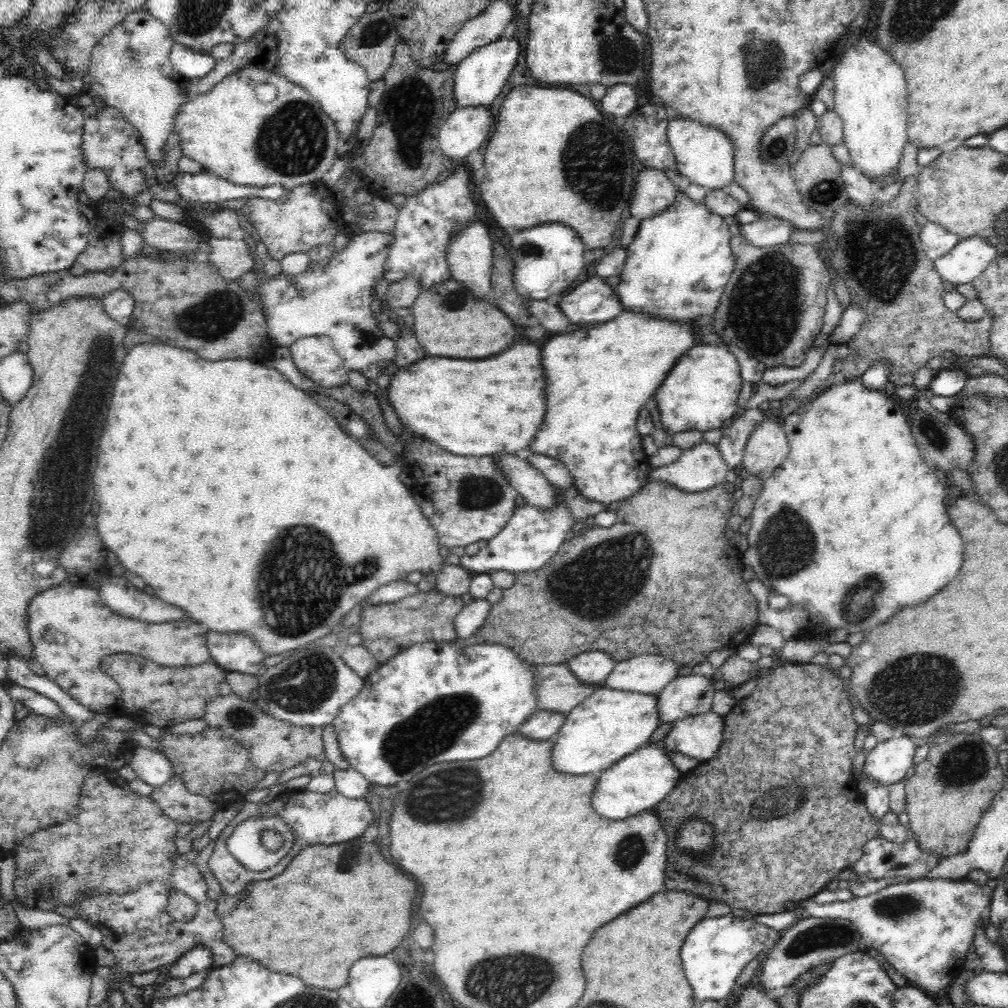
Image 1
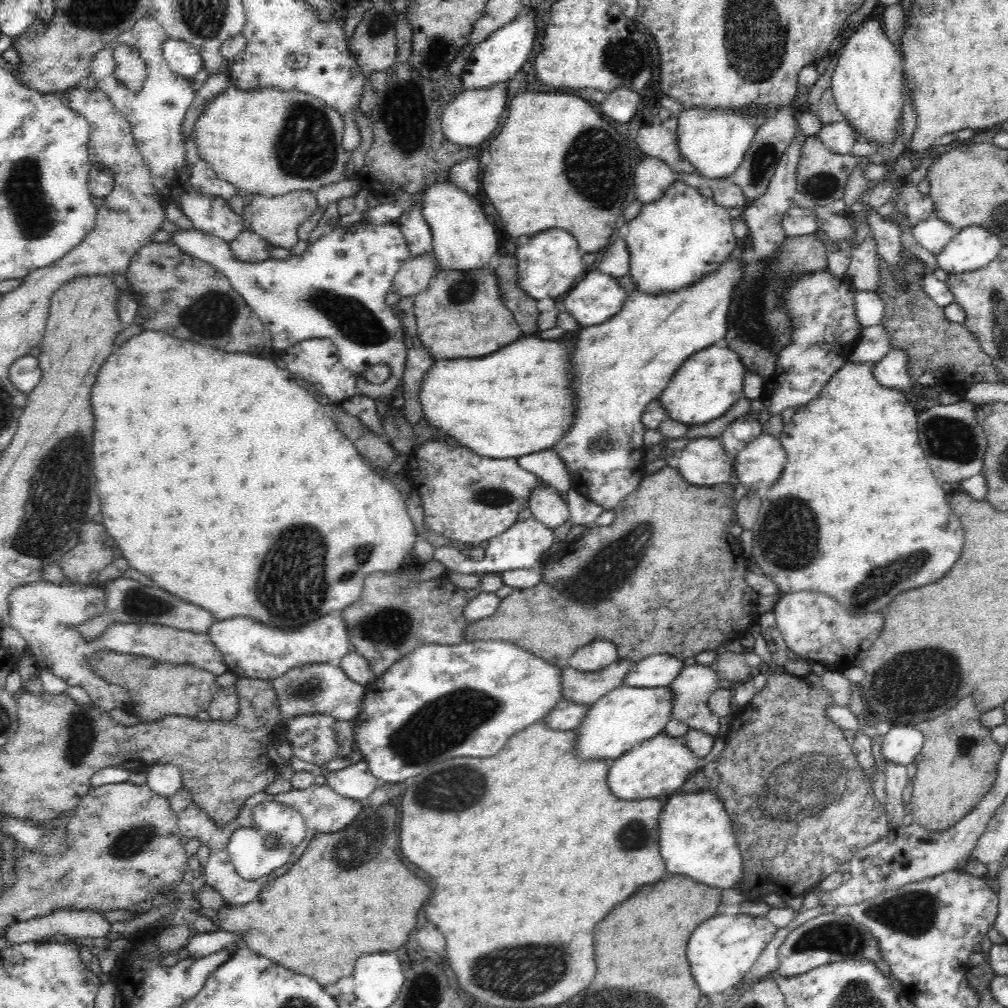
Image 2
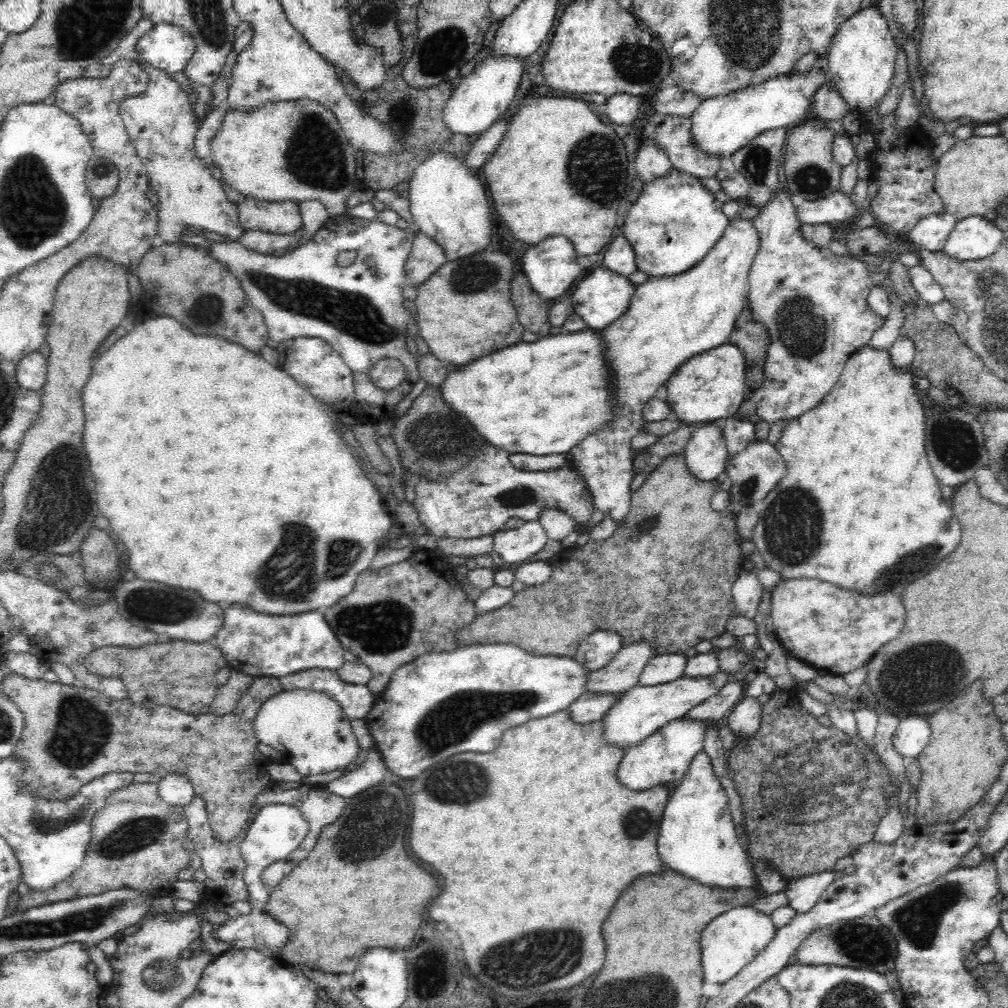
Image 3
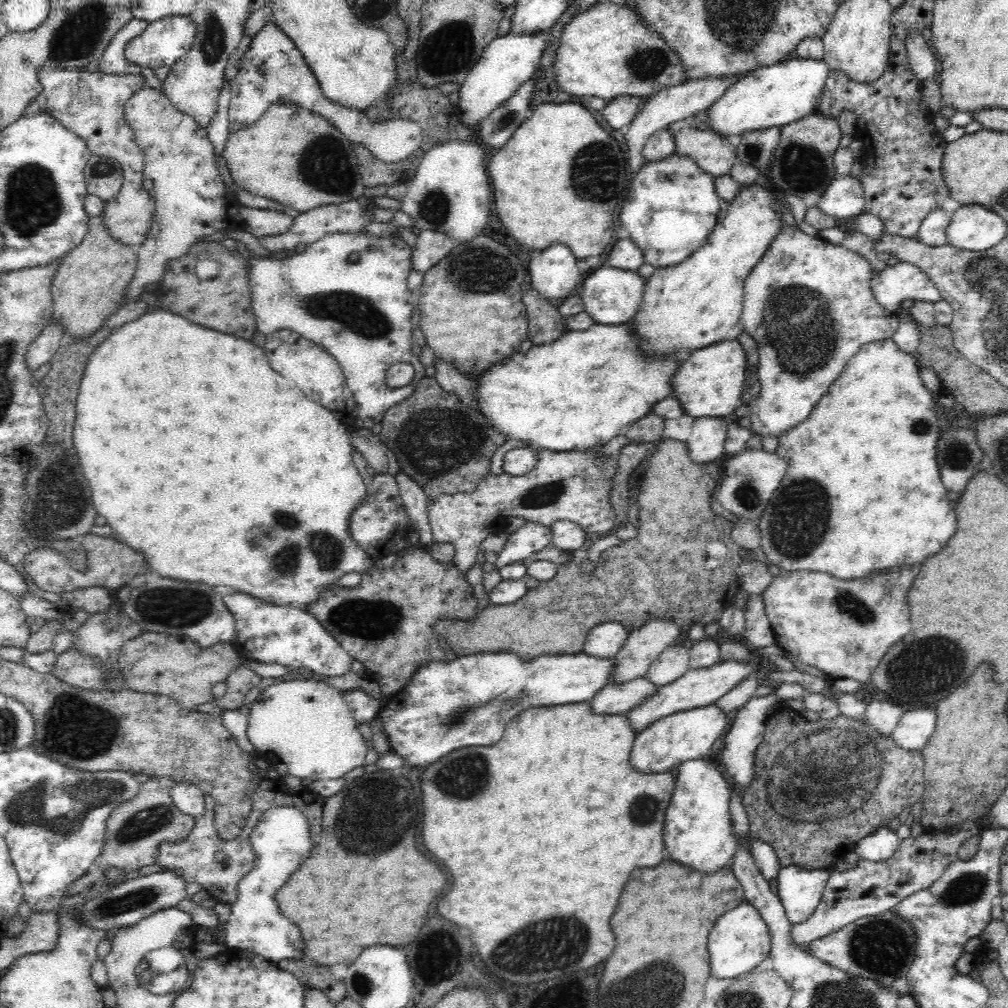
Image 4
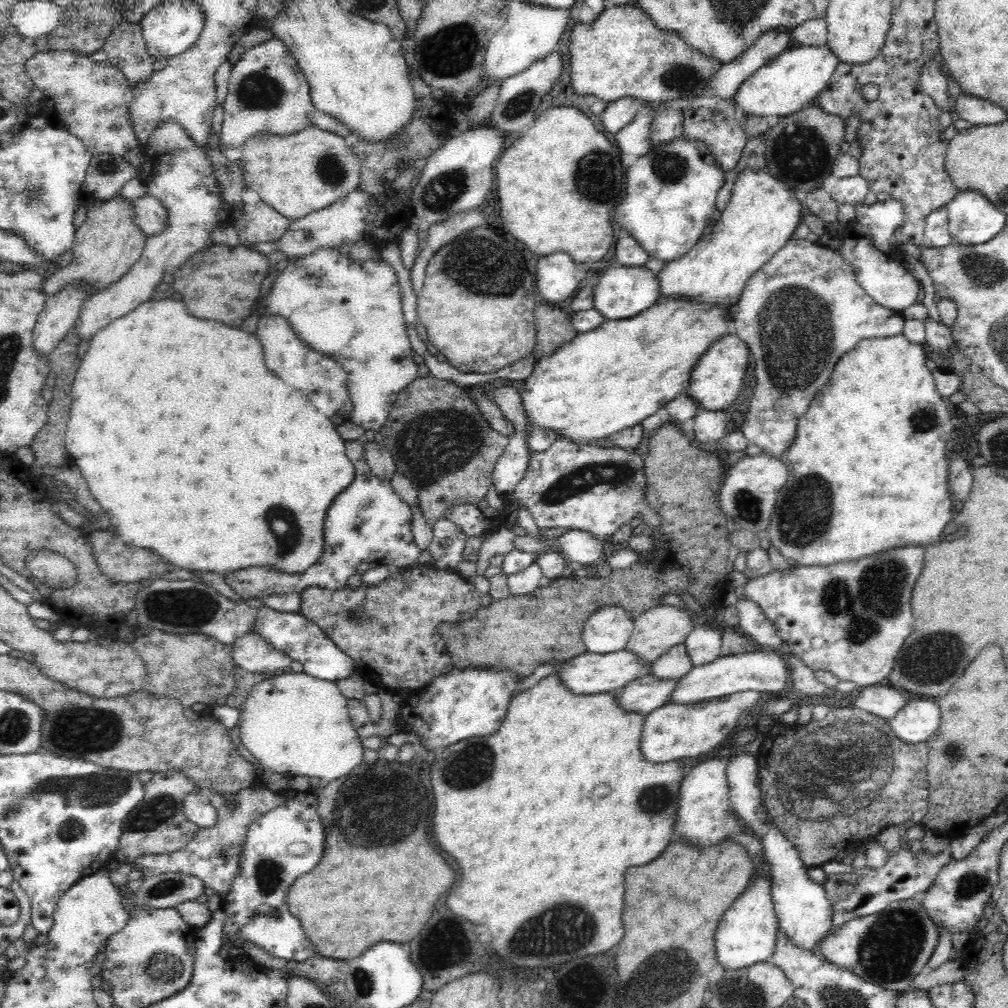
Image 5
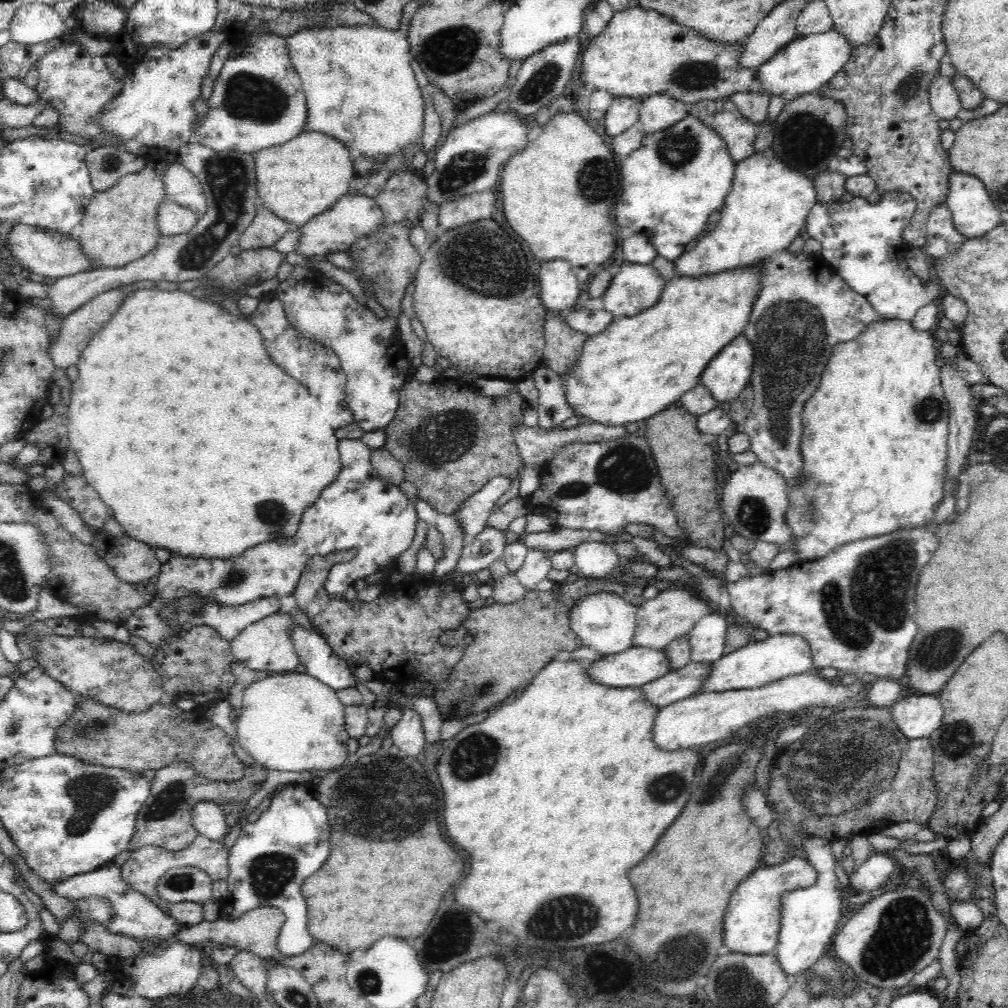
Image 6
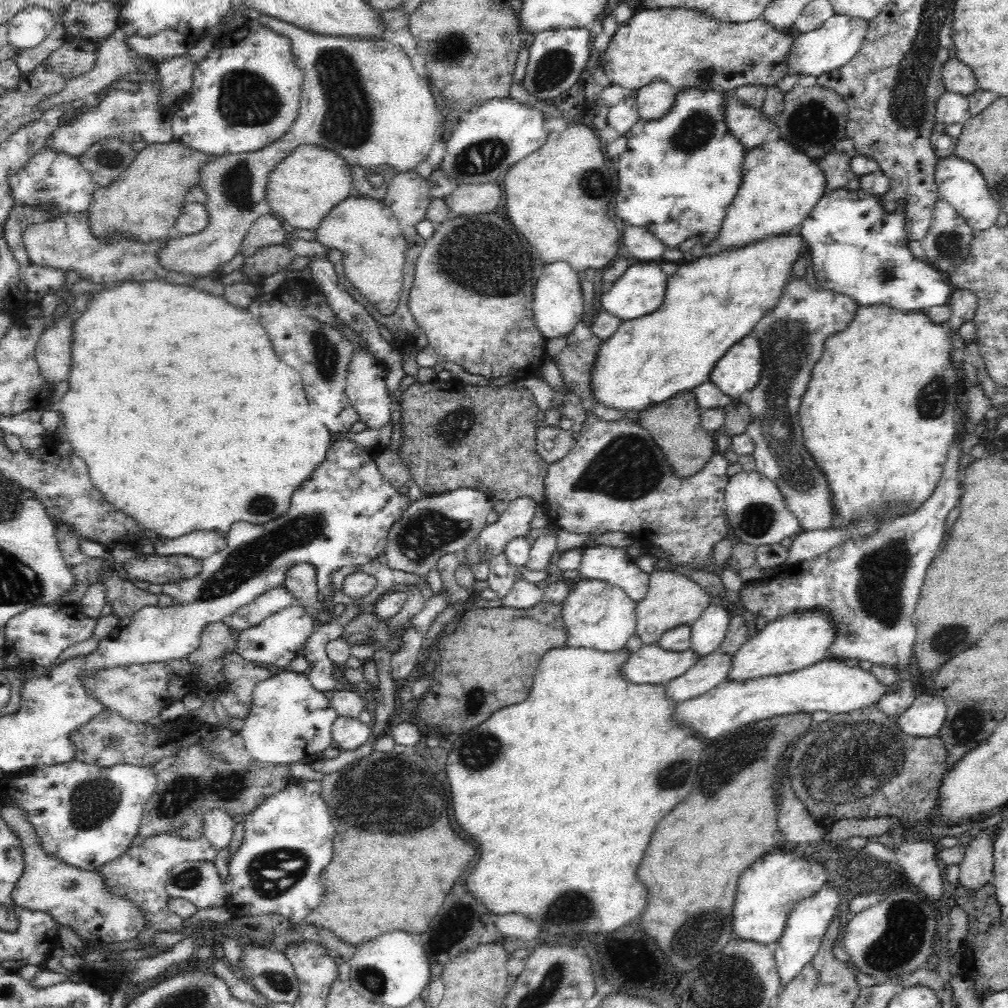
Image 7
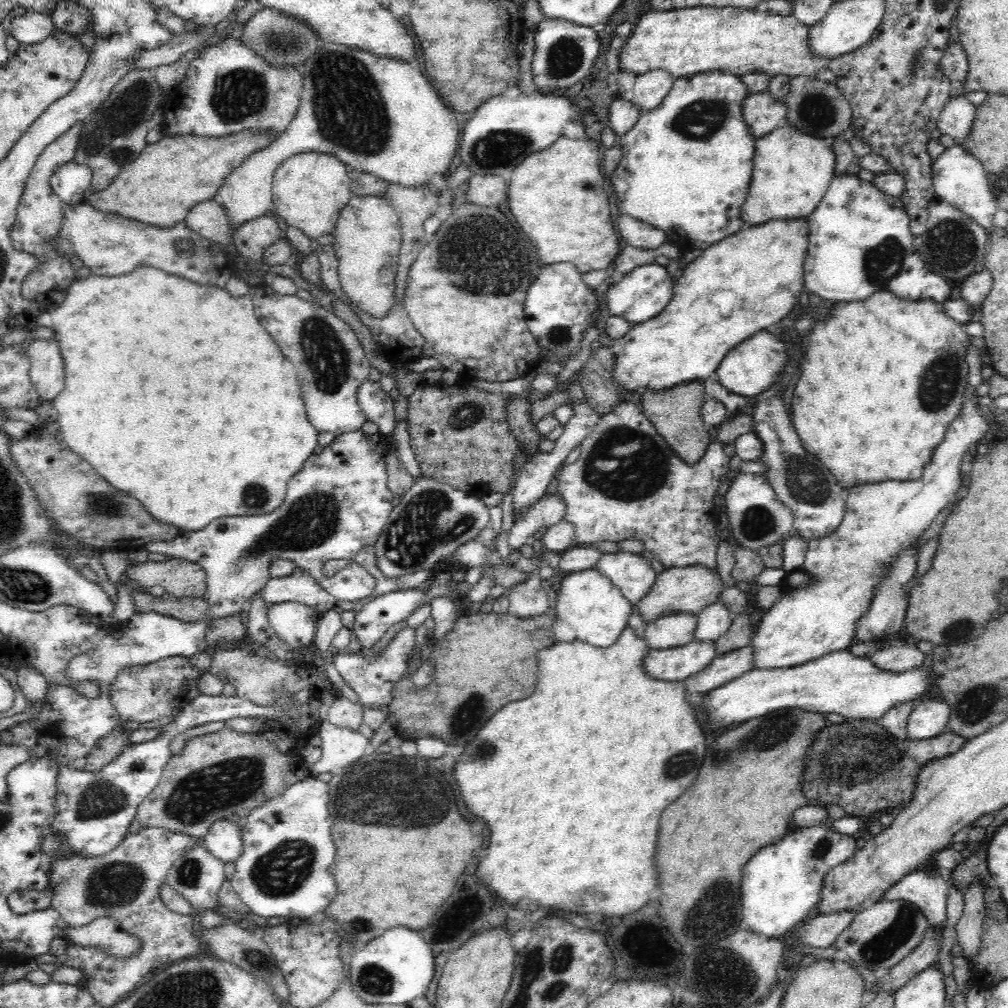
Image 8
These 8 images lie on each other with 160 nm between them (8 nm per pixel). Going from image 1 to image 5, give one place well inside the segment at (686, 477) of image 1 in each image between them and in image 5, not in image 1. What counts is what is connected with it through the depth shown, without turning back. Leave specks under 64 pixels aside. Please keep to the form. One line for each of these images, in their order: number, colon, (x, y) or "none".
2: (704, 462)
3: (706, 454)
4: (705, 443)
5: (707, 427)

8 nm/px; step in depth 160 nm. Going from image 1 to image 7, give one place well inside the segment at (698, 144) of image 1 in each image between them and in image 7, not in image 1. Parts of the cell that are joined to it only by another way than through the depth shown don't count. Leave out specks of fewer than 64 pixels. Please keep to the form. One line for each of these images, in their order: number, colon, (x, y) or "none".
2: (714, 141)
3: (720, 125)
4: (782, 93)
5: (792, 80)
6: (803, 65)
7: (836, 40)

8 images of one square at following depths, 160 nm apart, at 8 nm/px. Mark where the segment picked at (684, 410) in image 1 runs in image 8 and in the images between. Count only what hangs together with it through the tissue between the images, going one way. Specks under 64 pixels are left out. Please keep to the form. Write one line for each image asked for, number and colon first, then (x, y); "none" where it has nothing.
2: (707, 385)
3: (710, 386)
4: (709, 382)
5: (719, 375)
6: (725, 376)
7: (738, 371)
8: (749, 369)

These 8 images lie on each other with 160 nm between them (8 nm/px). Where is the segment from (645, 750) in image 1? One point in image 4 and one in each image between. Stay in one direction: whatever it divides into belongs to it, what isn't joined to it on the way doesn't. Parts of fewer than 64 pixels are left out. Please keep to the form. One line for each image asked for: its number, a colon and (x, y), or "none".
2: (659, 766)
3: (665, 755)
4: (685, 736)

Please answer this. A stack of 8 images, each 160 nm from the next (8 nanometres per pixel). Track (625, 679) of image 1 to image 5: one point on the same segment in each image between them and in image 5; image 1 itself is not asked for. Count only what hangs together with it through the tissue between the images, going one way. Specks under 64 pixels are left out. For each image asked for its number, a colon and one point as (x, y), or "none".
2: (656, 670)
3: (664, 668)
4: (673, 662)
5: (675, 662)

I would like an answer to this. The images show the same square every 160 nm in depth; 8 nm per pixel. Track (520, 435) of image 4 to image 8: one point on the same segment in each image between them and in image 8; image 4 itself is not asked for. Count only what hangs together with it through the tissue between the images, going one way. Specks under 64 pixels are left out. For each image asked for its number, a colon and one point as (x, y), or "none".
5: (611, 378)
6: (631, 371)
7: (648, 360)
8: (748, 282)

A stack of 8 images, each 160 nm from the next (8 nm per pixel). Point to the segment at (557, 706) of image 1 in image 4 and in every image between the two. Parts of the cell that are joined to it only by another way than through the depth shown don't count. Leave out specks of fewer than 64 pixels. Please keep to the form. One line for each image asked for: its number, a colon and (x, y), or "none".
2: (586, 688)
3: (623, 672)
4: (642, 647)

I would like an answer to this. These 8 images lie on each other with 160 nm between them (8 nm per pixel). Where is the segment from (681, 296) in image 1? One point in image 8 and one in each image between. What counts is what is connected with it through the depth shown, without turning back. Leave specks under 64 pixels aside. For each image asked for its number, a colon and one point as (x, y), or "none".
2: (676, 242)
3: (676, 221)
4: (672, 208)
5: (672, 189)
6: (677, 177)
7: (679, 174)
8: (687, 165)

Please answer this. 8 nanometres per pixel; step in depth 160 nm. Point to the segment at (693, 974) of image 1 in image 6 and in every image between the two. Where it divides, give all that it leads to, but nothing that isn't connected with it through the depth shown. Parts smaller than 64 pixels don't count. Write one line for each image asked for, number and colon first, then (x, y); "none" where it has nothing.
2: (722, 950)
3: (731, 941)
4: (740, 941)
5: (747, 934)
6: (753, 921)

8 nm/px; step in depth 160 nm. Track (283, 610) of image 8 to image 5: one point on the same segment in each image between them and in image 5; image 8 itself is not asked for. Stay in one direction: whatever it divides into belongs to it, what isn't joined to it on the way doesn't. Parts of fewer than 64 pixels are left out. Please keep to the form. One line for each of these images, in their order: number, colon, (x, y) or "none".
5: (251, 652)
6: (267, 644)
7: (272, 643)

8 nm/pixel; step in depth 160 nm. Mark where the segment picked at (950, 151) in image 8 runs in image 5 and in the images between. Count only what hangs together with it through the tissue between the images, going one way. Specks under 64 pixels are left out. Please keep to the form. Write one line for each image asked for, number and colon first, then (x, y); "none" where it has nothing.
5: (973, 220)
6: (974, 212)
7: (959, 182)

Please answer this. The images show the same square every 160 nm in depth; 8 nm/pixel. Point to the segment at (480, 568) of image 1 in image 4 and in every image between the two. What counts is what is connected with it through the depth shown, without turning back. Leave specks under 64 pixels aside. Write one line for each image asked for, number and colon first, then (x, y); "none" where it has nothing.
2: (525, 543)
3: (513, 546)
4: (532, 537)

